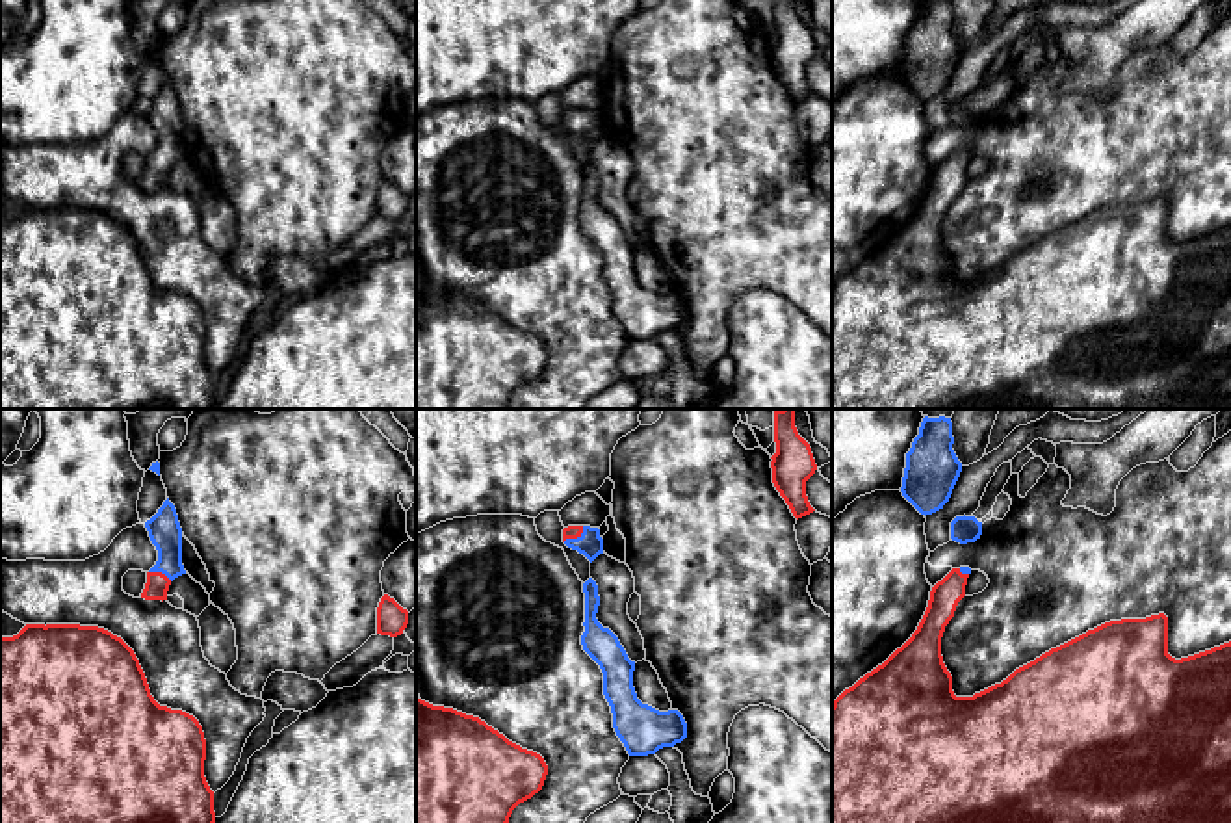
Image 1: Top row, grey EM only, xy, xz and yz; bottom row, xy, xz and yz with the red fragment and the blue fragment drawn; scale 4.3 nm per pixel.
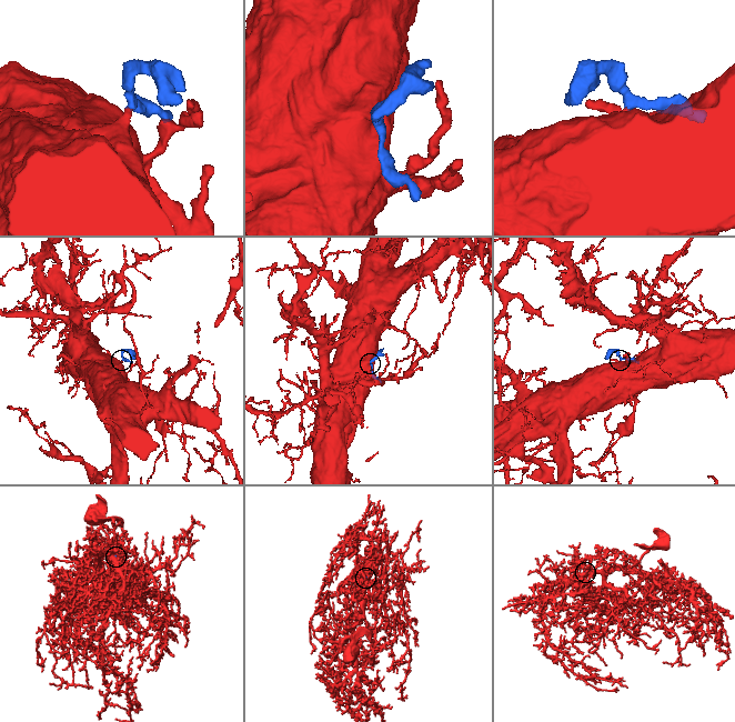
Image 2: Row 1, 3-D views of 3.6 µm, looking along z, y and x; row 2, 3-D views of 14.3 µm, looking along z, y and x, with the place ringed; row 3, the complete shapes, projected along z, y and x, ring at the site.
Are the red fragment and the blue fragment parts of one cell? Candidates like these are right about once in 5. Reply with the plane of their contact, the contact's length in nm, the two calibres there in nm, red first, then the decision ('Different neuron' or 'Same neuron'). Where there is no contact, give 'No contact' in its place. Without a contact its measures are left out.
Touches red in xz. Shared border 120 nm. Thickness 60 nm (red) against 110 nm. Same neuron

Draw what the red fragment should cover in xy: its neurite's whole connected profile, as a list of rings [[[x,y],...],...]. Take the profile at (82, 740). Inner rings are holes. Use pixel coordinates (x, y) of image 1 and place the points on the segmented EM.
[[[26,624],[13,637],[0,637],[0,823],[215,823],[204,760],[206,739],[199,721],[154,700],[134,650],[111,632],[80,624]]]

